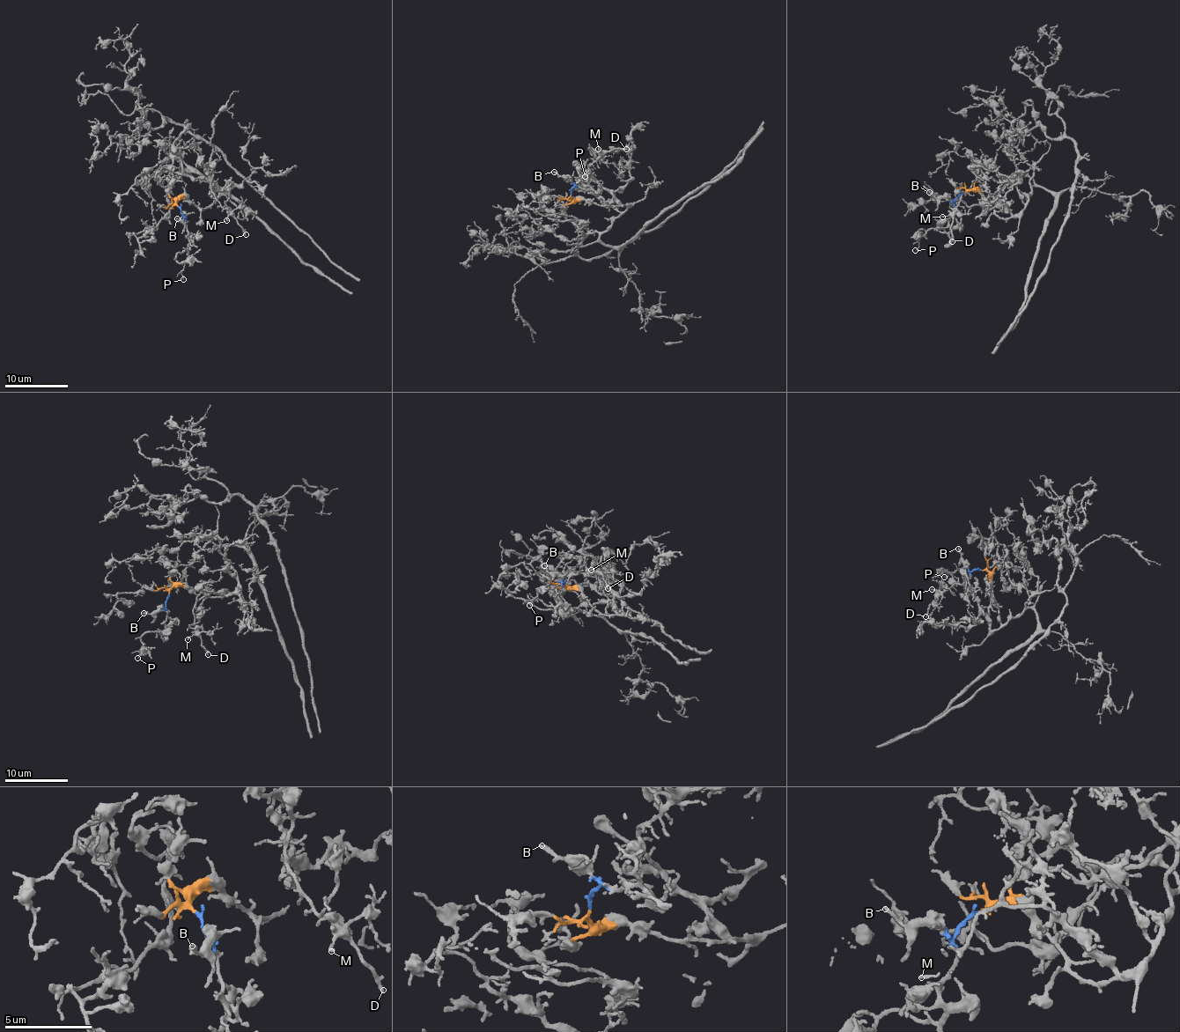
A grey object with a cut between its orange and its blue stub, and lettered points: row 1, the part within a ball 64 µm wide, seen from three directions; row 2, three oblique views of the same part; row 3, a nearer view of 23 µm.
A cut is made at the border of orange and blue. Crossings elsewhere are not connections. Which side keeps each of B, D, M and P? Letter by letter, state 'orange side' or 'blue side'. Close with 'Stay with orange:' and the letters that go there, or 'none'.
B: blue side
D: orange side
M: orange side
P: blue side
Stay with orange: D, M

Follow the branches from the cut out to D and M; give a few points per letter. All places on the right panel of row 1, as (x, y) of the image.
D: (964, 192), (981, 194), (1000, 217), (1011, 217), (985, 191), (968, 191), (957, 204), (952, 241)
M: (964, 192), (981, 194), (1000, 217), (1011, 217), (985, 191), (970, 191), (950, 213), (941, 217)

